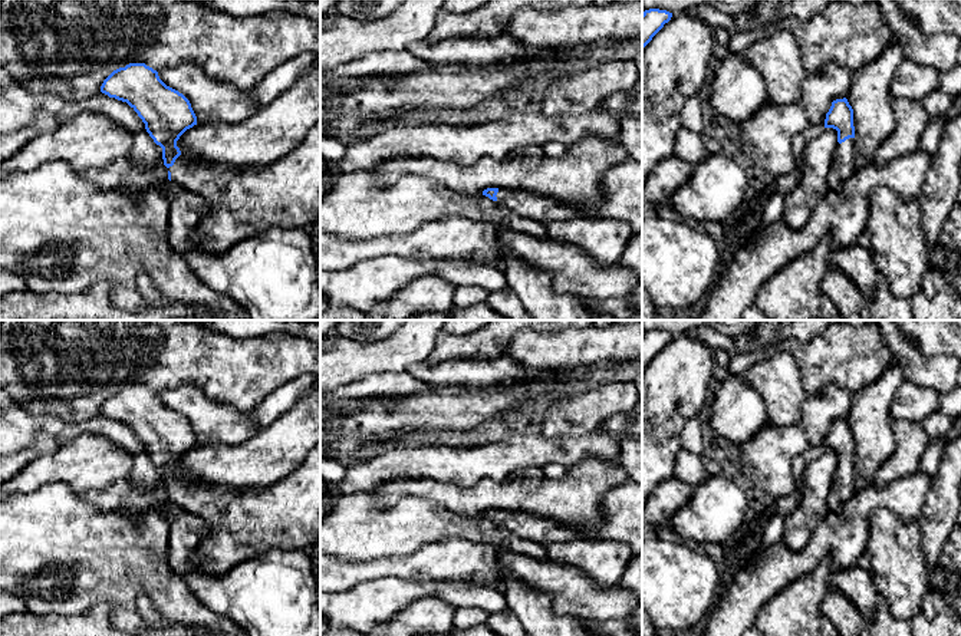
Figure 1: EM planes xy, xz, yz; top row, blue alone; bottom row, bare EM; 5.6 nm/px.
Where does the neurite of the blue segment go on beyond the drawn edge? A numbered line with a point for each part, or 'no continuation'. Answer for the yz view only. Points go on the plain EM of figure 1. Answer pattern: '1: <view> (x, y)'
1: yz (842, 488)

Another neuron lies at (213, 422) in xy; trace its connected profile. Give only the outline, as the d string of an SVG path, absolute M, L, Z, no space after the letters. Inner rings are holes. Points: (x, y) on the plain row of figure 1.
M195 386L171 388L157 393L167 408L190 422L197 445L237 445L260 431L251 411L240 412L231 405L211 401Z

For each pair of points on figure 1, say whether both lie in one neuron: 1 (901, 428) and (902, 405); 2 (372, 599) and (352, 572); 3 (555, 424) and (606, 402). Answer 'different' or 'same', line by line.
1: different
2: different
3: same

